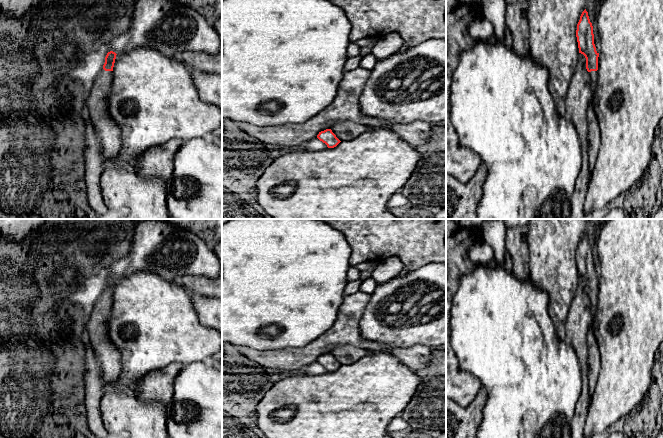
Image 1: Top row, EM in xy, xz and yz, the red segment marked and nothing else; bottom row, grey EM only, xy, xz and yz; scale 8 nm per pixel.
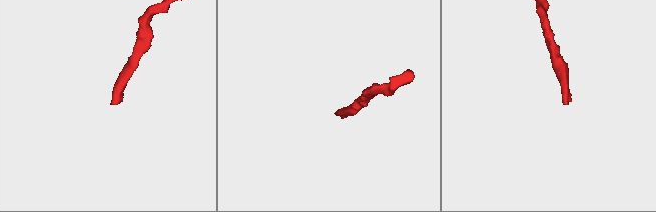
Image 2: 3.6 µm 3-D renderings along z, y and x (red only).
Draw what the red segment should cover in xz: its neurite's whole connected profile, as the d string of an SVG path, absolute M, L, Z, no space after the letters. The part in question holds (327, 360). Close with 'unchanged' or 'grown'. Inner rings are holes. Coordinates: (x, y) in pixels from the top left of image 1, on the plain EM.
M326 353L319 356L317 362L323 367L325 367L328 372L334 372L341 366L331 353Z | unchanged

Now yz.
M586 233L582 236L580 244L577 248L576 261L579 277L583 278L586 282L586 293L589 296L591 304L592 317L588 326L587 346L589 367L588 386L590 397L592 397L600 371L600 352L593 328L598 302L597 294L599 277L596 275L594 268L593 250L590 246Z | grown

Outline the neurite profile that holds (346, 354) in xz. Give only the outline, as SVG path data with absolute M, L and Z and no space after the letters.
M344 344L331 352L332 356L341 366L350 365L369 353L368 350L355 347L351 344Z

